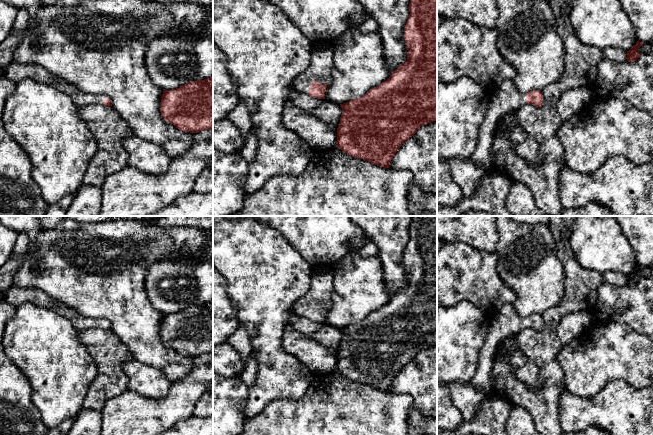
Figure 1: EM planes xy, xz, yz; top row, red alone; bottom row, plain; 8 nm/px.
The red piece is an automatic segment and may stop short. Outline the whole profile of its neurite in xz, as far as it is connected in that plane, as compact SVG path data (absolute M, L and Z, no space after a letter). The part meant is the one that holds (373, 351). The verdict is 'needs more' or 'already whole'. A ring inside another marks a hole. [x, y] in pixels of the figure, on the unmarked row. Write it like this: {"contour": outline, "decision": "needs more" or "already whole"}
{"contour": "M412 216L409 241L404 252L407 285L390 301L360 322L340 328L342 338L337 352L337 371L344 377L389 392L391 384L404 366L425 348L437 344L437 216Z", "decision": "already whole"}

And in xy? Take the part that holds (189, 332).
{"contour": "M213 300L163 315L160 335L167 346L181 355L213 355Z", "decision": "already whole"}

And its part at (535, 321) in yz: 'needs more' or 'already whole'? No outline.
needs more

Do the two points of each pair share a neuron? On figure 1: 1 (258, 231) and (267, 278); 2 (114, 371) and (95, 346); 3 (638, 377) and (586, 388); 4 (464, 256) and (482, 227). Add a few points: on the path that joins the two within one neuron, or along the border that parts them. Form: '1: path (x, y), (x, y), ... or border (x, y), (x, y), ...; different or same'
1: path (258, 243), (258, 260), (261, 266); same
2: path (109, 365), (109, 360), (101, 352); same
3: path (625, 372), (602, 372), (599, 375); same
4: border (447, 241), (461, 241), (479, 250), (493, 252); different

